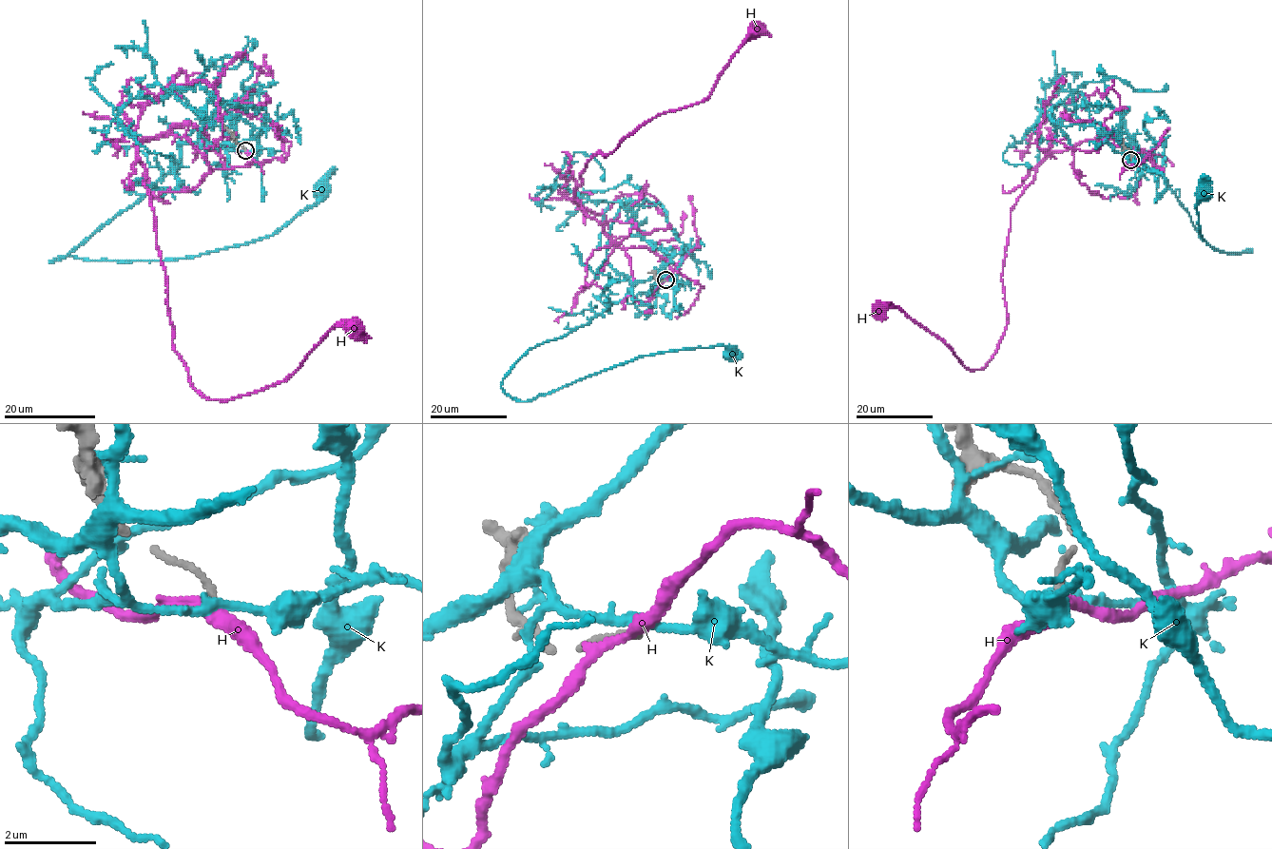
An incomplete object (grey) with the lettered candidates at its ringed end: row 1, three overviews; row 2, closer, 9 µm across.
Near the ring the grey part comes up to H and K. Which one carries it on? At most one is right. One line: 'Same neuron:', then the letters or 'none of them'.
Same neuron: none of them

